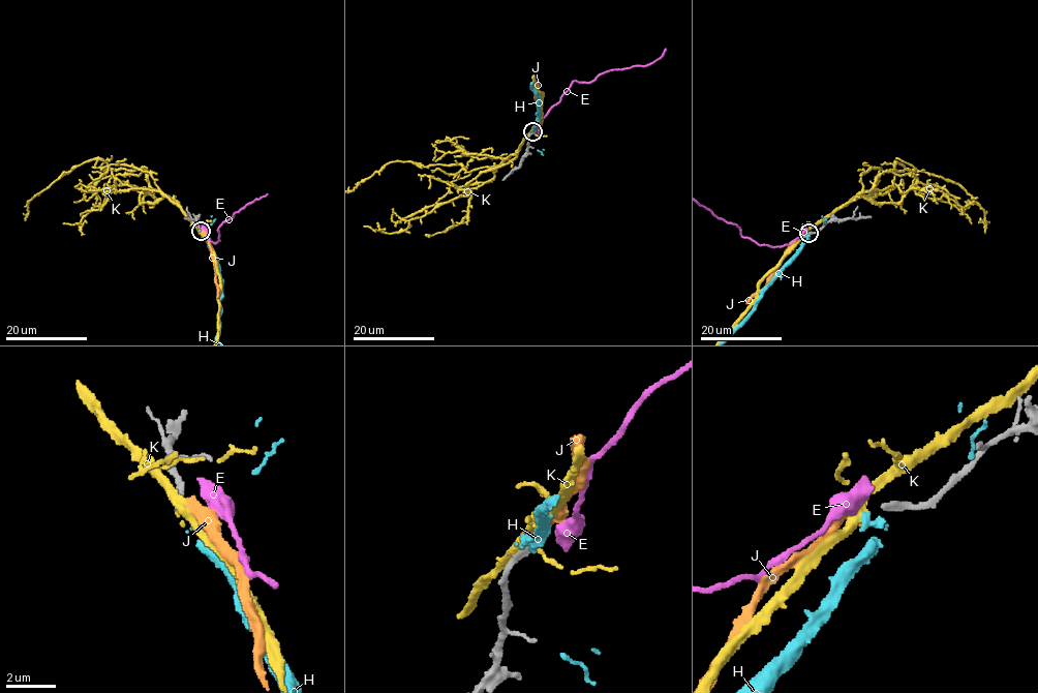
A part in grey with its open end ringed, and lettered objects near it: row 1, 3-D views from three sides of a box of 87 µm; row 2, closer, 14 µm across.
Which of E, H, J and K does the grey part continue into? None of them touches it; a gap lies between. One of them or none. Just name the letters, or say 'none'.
K

